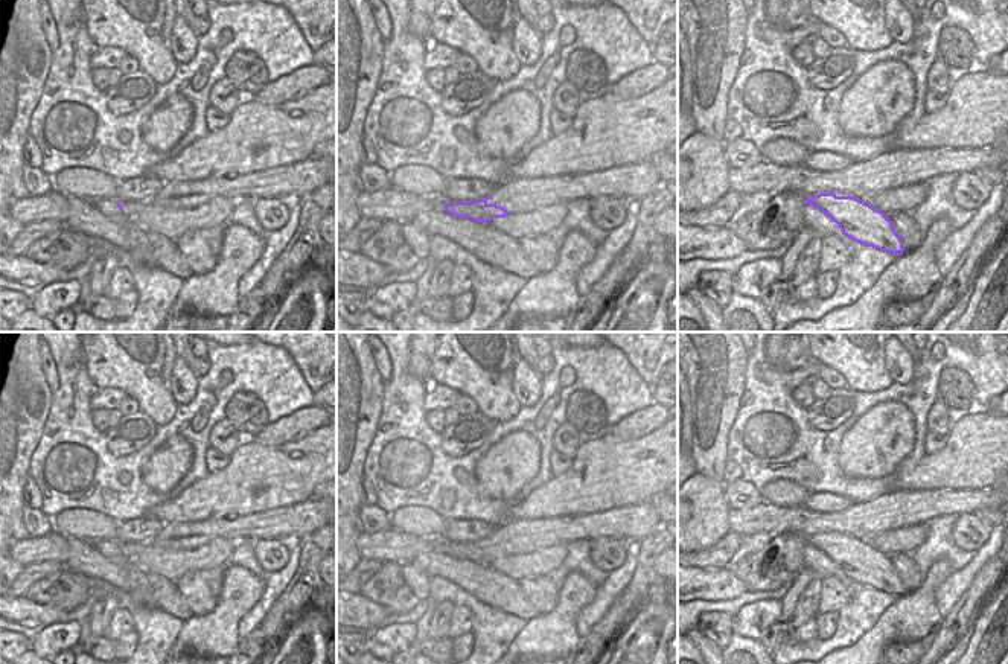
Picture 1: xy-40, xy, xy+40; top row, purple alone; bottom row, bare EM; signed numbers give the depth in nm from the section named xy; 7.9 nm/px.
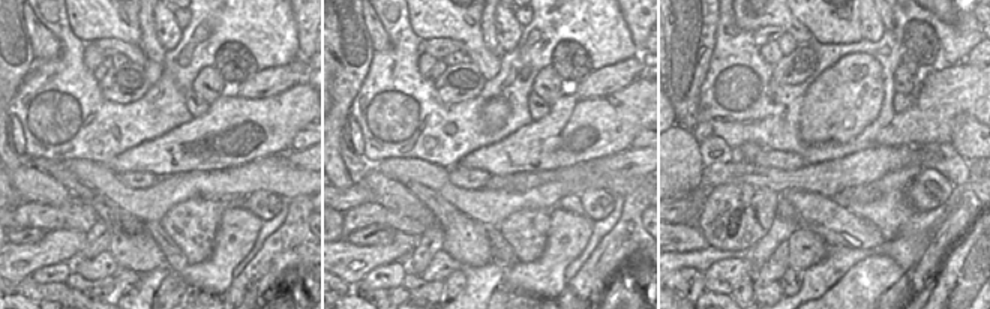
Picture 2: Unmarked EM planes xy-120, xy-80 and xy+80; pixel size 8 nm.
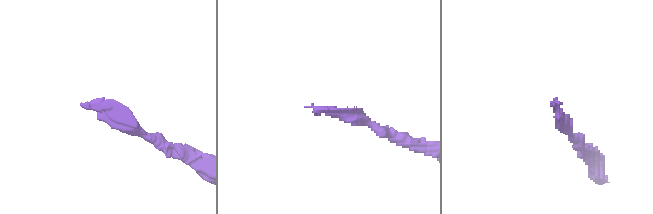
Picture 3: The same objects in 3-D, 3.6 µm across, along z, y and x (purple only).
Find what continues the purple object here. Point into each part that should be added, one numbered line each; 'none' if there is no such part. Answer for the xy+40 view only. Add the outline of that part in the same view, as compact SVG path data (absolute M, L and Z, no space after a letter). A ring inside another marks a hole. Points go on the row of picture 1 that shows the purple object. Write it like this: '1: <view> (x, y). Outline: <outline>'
1: xy+40 (795, 215). Outline: M774 193L772 200L781 210L781 222L790 233L795 235L801 230L810 230L819 239L836 236L847 247L847 263L853 263L859 259L862 245L844 236L837 224L830 216L805 204L802 196L796 196L793 193Z

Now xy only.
1: xy (488, 244). Outline: M431 198L428 207L416 213L408 222L429 236L443 236L474 254L478 260L498 267L525 280L537 276L527 260L519 241L469 218L455 218L445 210L445 200Z

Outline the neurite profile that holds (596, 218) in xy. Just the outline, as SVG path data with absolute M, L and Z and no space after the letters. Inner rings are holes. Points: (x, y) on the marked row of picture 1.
M598 196L580 198L568 203L568 213L562 222L566 231L579 230L595 245L618 228L627 216L627 200Z

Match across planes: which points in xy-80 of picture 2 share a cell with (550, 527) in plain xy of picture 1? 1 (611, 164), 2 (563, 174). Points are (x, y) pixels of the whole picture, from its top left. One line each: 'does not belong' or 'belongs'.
1: belongs
2: belongs

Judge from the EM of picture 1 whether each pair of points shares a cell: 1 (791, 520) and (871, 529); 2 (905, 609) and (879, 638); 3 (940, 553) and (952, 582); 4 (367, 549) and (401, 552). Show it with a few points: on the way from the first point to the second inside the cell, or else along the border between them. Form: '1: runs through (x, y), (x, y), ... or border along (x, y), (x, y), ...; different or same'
1: border along (821, 520), (813, 520), (801, 530), (777, 530); different
2: runs through (897, 617), (886, 631); same
3: border along (976, 553), (966, 565), (956, 568), (934, 593); different
4: runs through (375, 549), (393, 549); same

